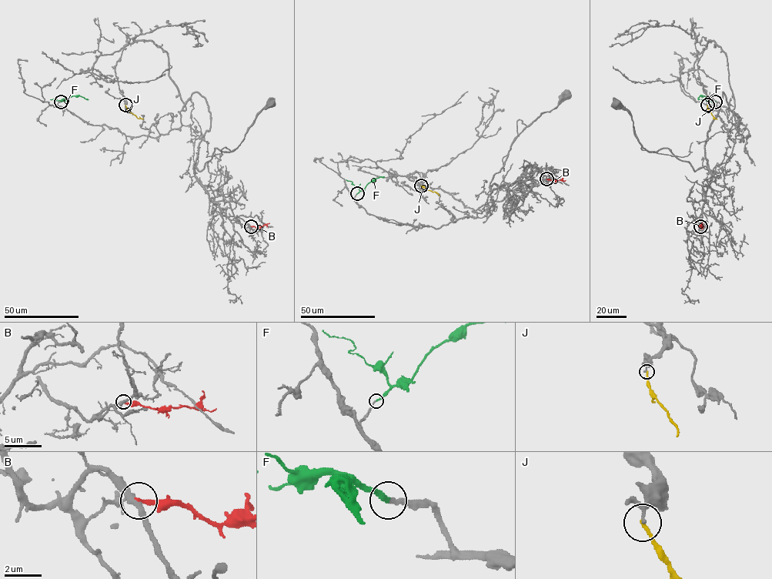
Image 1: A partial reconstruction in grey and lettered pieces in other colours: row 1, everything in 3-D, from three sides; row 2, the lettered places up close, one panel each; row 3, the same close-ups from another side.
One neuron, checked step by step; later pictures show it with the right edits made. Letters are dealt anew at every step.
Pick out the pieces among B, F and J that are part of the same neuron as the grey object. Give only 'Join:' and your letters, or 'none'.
Join: F

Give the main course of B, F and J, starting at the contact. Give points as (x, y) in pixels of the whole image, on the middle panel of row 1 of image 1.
B: (546, 179), (565, 180)
F: (356, 194), (375, 179), (384, 176)
J: (421, 185), (439, 195)

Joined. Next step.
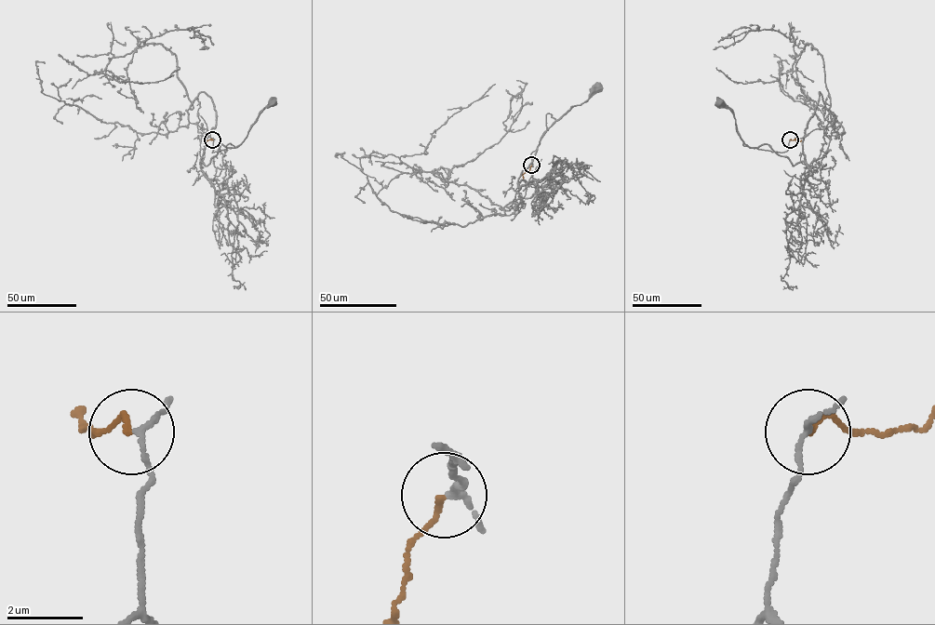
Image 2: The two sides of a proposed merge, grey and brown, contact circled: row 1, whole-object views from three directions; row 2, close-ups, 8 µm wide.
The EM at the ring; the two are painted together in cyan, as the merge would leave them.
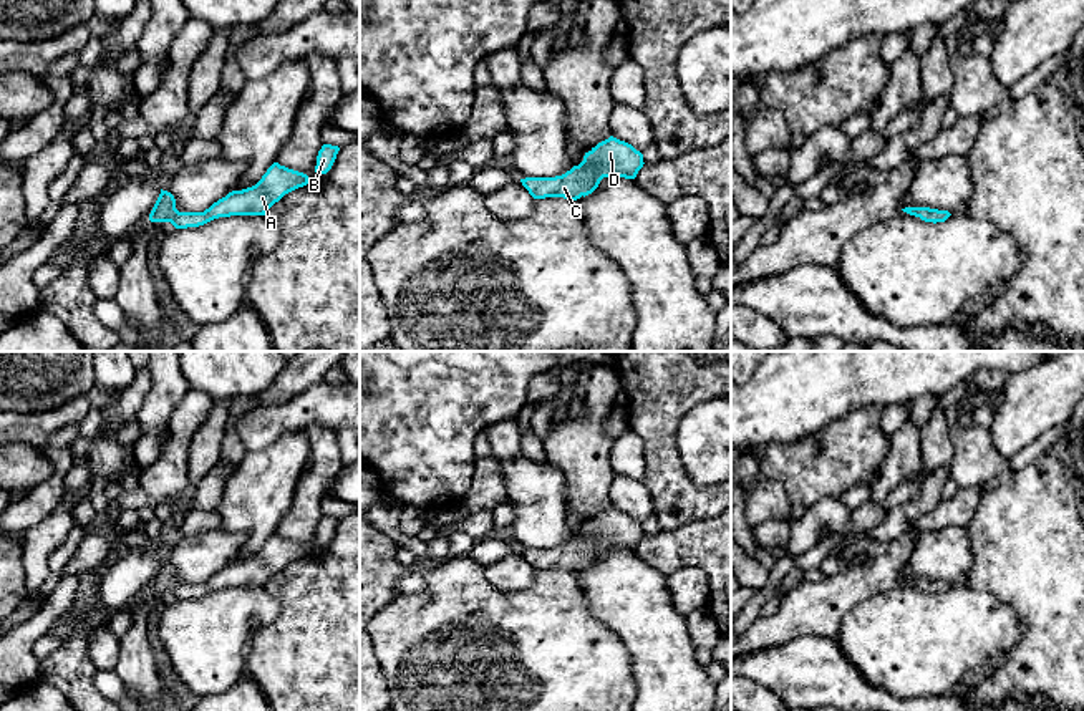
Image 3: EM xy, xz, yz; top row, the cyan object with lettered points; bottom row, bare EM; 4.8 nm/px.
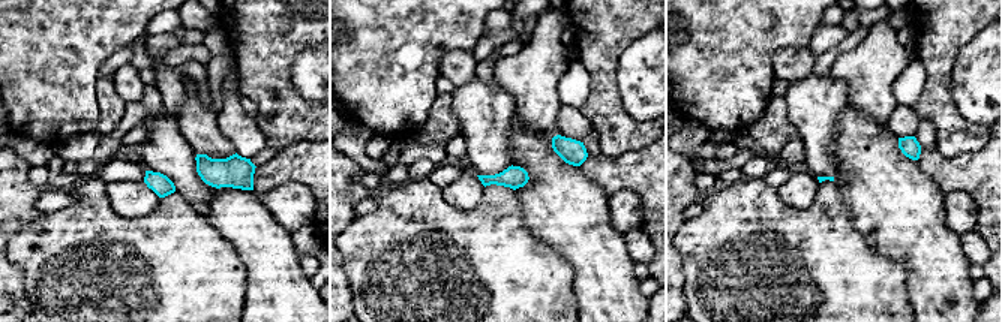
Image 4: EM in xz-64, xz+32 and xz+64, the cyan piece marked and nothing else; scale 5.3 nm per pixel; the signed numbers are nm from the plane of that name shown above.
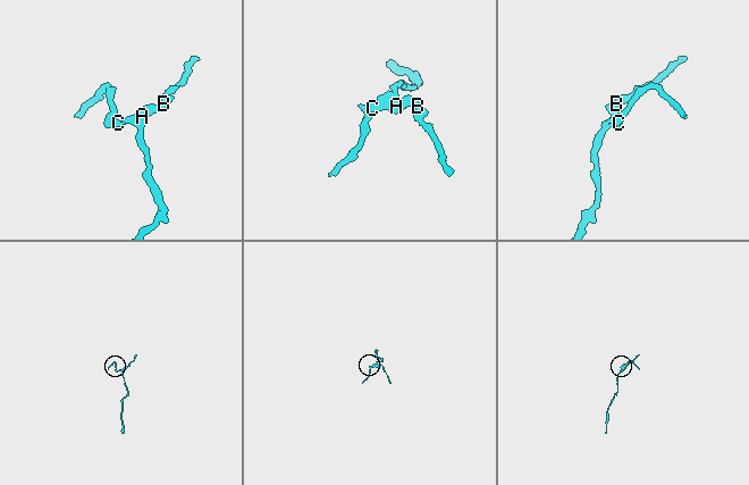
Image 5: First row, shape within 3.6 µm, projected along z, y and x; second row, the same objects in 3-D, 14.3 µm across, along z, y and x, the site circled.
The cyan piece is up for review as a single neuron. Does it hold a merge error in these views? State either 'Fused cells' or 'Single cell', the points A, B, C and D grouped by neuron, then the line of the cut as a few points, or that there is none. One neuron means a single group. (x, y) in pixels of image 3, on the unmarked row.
Single cell. Groups: A B C D. No split

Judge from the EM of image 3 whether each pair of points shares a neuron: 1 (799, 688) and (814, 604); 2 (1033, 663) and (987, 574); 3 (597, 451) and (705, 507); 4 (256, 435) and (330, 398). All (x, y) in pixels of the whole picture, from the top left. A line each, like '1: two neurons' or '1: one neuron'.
1: two neurons
2: one neuron
3: two neurons
4: one neuron

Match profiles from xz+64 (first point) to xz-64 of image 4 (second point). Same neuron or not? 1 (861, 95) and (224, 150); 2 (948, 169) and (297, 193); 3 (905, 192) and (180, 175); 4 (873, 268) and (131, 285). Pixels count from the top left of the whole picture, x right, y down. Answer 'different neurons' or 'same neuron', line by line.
1: same neuron
2: different neurons
3: different neurons
4: same neuron

